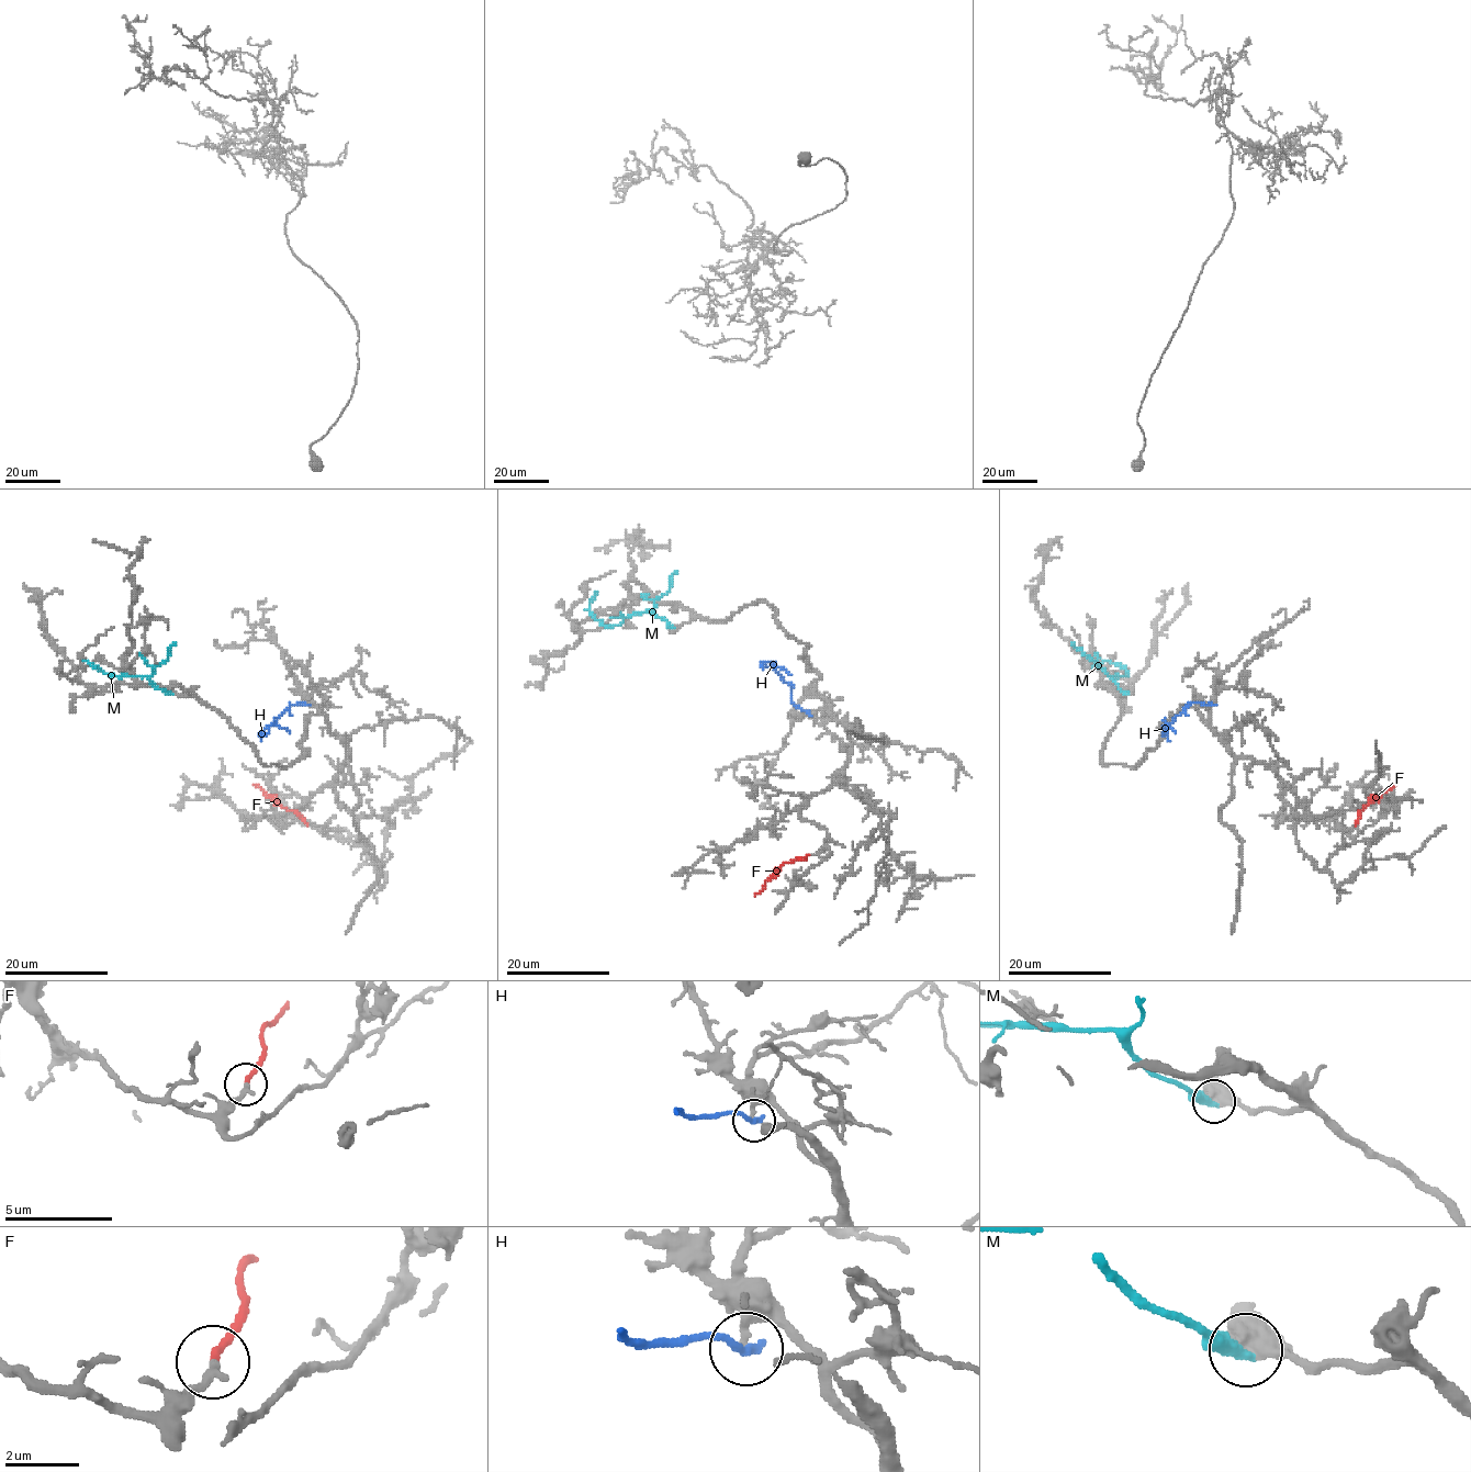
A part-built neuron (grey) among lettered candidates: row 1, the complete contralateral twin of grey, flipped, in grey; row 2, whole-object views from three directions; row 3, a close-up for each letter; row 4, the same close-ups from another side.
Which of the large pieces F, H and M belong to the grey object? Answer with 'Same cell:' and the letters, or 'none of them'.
Same cell: F

